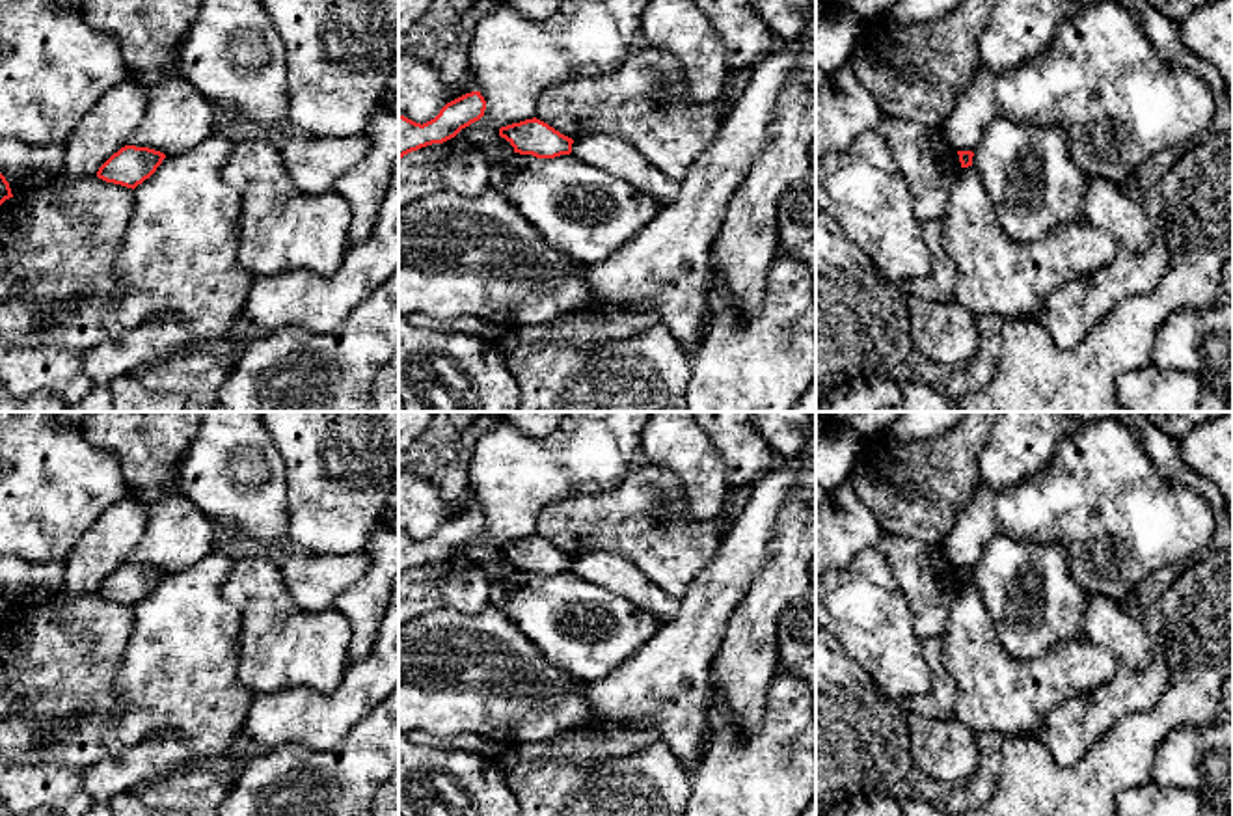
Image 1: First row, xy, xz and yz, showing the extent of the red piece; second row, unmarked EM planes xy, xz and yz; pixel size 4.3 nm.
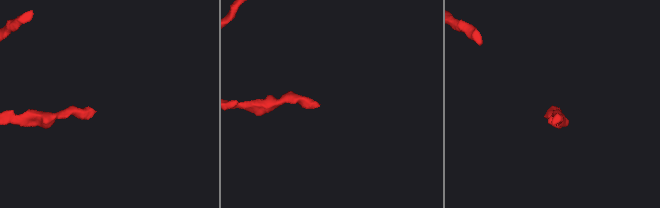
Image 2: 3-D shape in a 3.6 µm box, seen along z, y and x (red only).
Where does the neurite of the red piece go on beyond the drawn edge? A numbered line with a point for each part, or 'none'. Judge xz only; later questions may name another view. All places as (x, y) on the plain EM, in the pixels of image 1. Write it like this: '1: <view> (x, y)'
none

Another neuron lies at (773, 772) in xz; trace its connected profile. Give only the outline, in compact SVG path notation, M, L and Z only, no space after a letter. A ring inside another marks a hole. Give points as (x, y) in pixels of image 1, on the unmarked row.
M777 665L760 730L751 736L730 721L721 693L711 691L708 702L711 738L700 766L689 771L685 816L799 816L816 790L816 700L805 680Z

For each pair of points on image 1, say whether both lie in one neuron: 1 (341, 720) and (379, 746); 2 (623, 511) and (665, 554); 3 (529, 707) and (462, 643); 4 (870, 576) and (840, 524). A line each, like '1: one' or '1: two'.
1: two
2: one
3: one
4: two

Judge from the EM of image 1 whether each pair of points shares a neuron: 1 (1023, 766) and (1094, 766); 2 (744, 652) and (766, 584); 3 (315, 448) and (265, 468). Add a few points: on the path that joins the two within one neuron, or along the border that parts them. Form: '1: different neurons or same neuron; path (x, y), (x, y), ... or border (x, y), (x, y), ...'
1: same neuron; path (1040, 777), (1077, 777)
2: same neuron; path (751, 636), (757, 613), (766, 600)
3: different neurons; border (267, 431), (284, 462), (287, 503)

